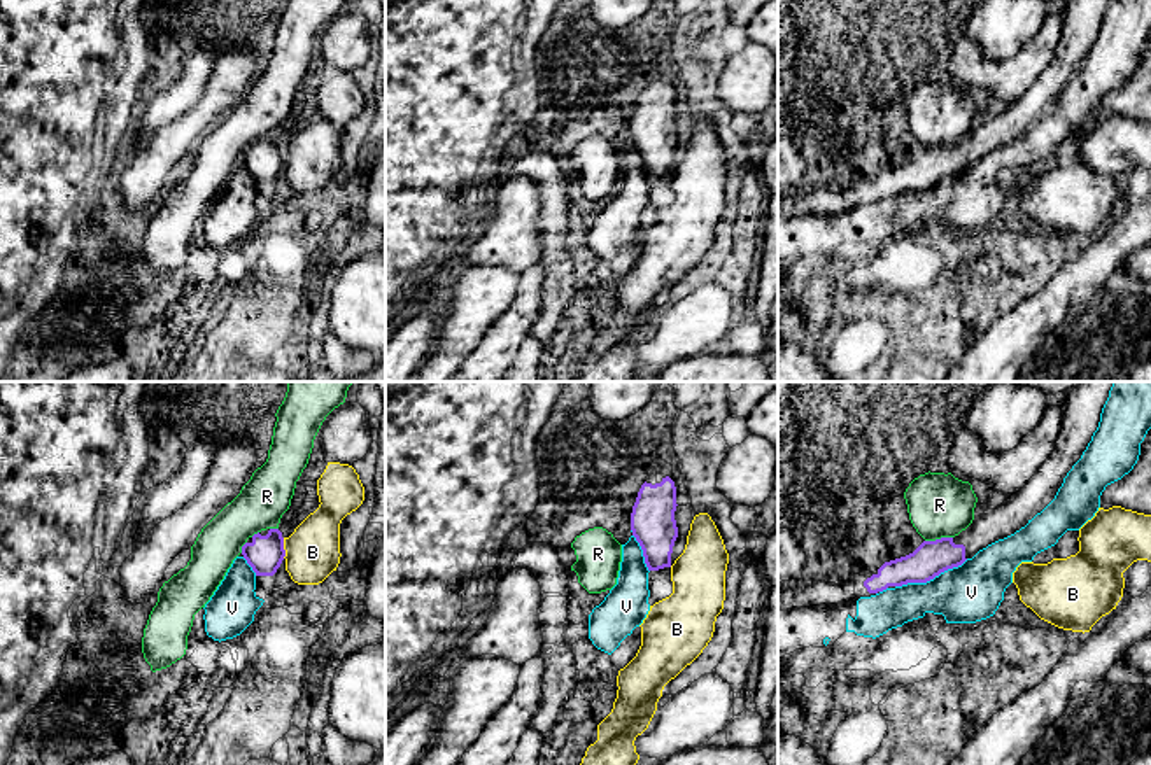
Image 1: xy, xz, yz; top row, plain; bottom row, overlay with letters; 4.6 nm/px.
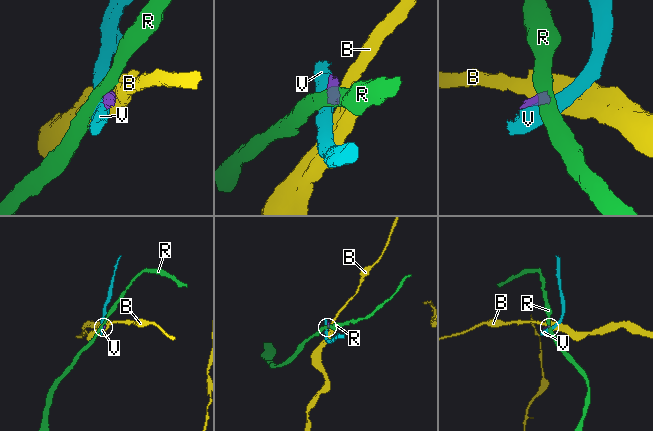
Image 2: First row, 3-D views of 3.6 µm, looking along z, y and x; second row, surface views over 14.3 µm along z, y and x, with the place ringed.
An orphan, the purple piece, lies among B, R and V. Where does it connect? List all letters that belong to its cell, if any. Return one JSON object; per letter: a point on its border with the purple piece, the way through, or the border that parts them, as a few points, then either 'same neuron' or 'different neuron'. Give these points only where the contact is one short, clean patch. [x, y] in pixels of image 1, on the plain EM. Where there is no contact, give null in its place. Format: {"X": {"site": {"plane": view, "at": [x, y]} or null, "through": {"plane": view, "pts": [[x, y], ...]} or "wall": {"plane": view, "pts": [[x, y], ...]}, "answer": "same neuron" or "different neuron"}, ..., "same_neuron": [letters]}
{"B": {"site": {"plane": "xy", "at": [282, 156]}, "wall": {"plane": "xy", "pts": [[282, 146], [284, 165]]}, "answer": "different neuron"}, "R": {"site": {"plane": "yz", "at": [938, 147]}, "wall": {"plane": "yz", "pts": [[952, 144], [925, 149]]}, "answer": "different neuron"}, "V": {"site": {"plane": "yz", "at": [931, 186]}, "wall": {"plane": "yz", "pts": [[967, 167], [925, 189], [908, 189], [896, 195]]}, "answer": "different neuron"}, "same_neuron": []}

